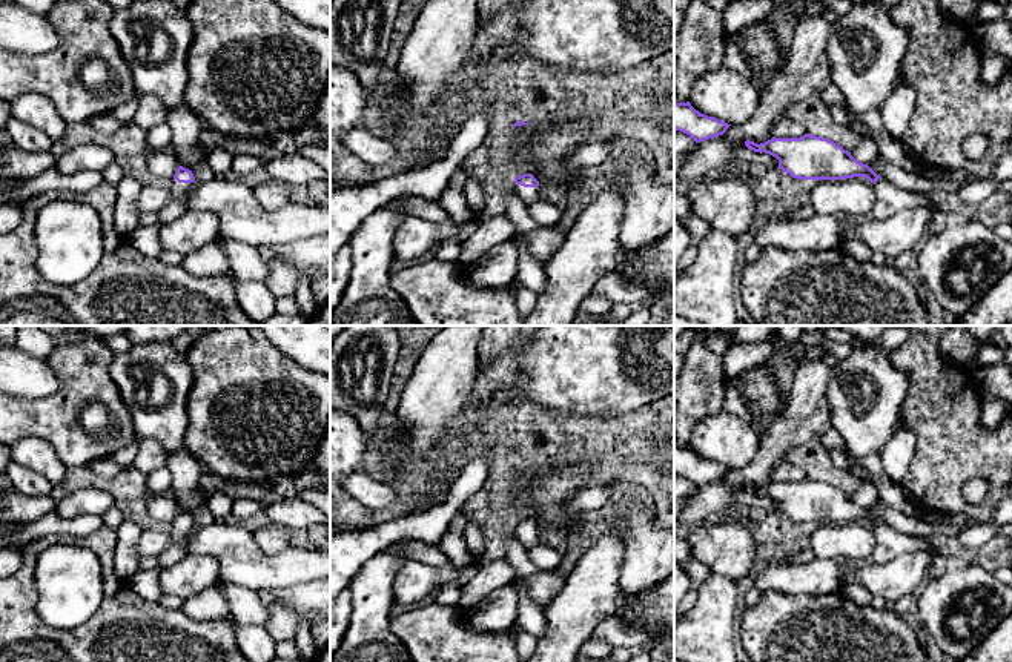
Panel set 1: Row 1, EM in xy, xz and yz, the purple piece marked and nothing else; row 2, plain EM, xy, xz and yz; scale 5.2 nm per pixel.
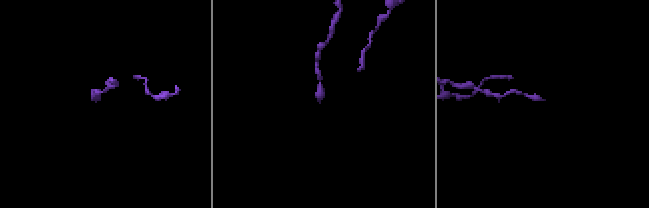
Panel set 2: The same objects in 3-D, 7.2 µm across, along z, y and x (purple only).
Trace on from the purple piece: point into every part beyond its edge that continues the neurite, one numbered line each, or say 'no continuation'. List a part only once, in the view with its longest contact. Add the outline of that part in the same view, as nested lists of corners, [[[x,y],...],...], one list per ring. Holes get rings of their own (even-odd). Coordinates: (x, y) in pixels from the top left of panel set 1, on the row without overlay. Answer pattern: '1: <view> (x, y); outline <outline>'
1: xz (525, 538); outline [[[514,528],[514,536],[527,550],[539,542],[537,531],[524,531],[521,528]]]

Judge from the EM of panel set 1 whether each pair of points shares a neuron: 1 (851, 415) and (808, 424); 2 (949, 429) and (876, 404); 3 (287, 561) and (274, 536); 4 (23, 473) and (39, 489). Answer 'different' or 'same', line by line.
1: different
2: different
3: different
4: same

